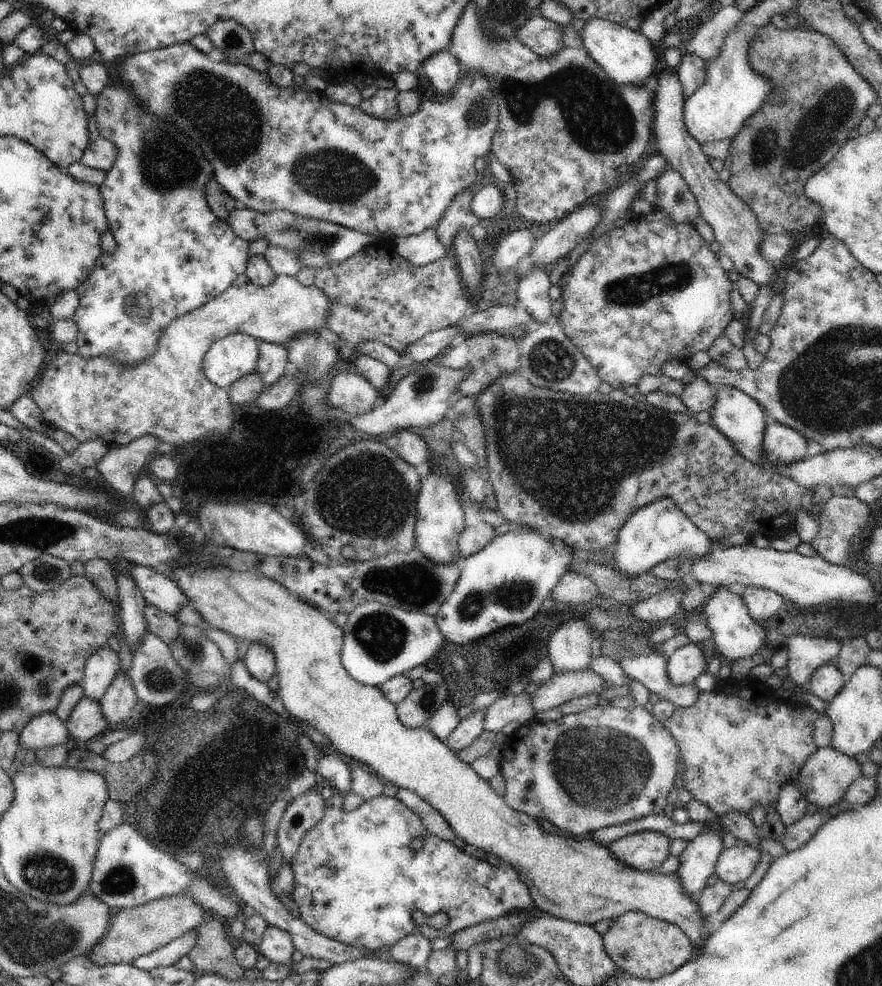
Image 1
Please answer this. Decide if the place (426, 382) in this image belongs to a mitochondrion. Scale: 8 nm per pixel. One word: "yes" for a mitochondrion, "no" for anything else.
yes

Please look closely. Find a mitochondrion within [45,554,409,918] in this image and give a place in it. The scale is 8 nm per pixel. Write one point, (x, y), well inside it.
(120, 880)

